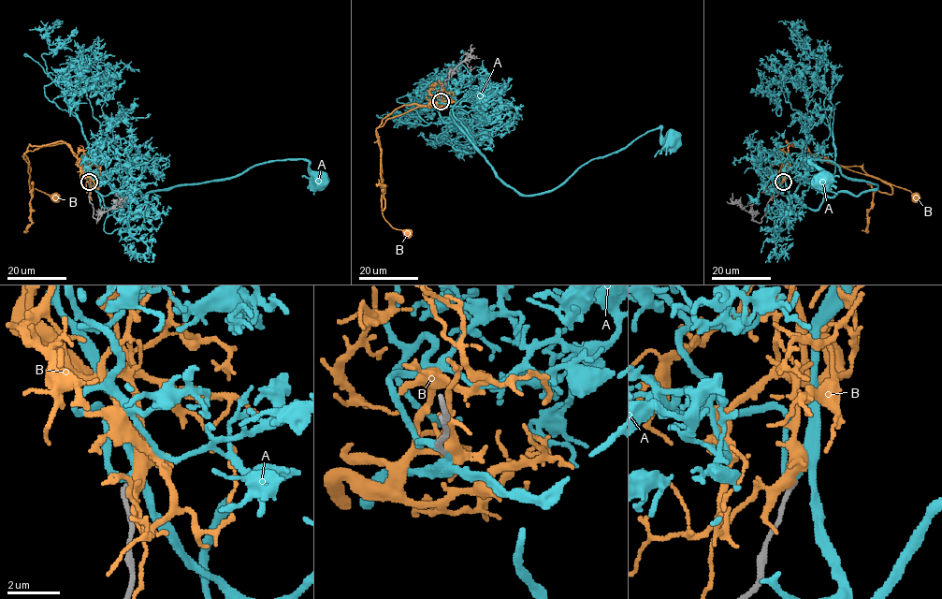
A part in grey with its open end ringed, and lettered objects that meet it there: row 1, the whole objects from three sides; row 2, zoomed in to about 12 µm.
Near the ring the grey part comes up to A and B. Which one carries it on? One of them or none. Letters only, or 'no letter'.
A

